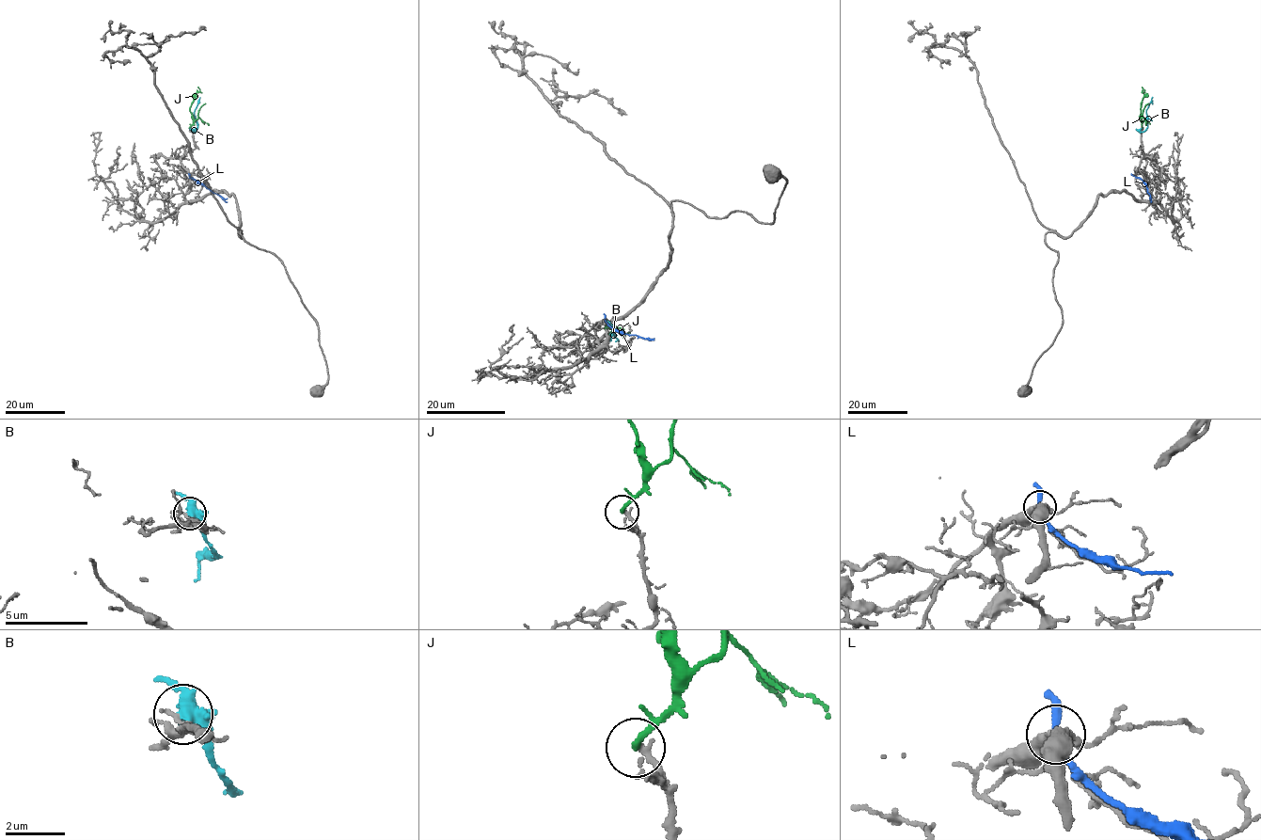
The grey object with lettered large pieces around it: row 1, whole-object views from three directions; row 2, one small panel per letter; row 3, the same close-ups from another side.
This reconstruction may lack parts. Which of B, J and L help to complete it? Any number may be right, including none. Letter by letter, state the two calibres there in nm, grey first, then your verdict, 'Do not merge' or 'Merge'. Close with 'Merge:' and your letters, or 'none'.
B: Thickness 200 nm (grey) against 400 nm. Do not merge
J: Thickness 240 nm (grey) against 130 nm. Do not merge
L: Thickness 360 nm (grey) against 200 nm. Do not merge
Merge: none

